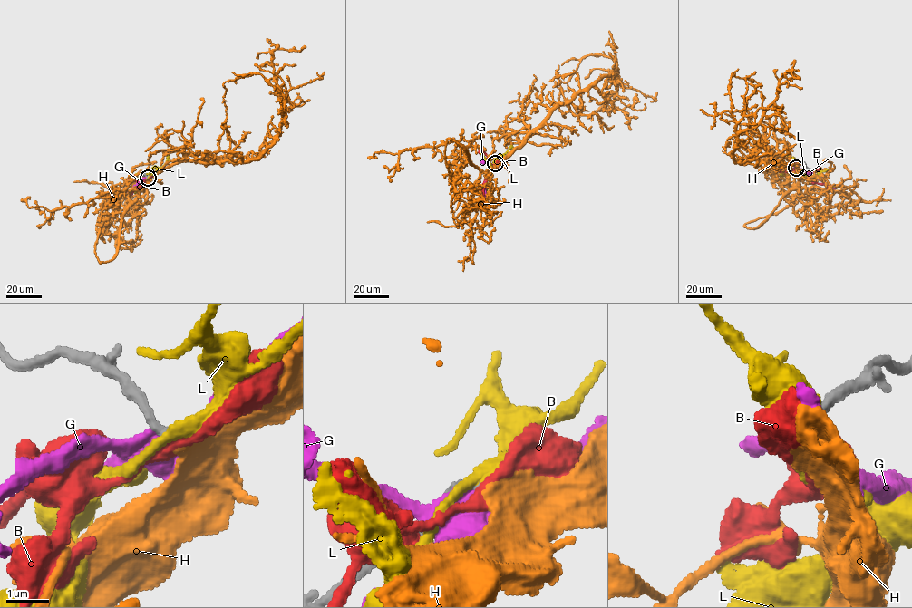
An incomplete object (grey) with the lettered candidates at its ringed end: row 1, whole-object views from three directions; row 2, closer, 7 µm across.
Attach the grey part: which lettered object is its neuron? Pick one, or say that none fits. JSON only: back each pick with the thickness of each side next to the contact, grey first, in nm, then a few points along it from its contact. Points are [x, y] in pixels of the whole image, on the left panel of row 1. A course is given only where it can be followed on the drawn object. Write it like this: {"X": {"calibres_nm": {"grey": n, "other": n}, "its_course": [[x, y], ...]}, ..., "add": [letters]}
{"H": {"calibres_nm": {"grey": 190, "other": 500}, "its_course": [[148, 178], [186, 160], [252, 159], [272, 144], [284, 114], [280, 91], [253, 73], [223, 83], [223, 97]]}, "add": ["H"]}

